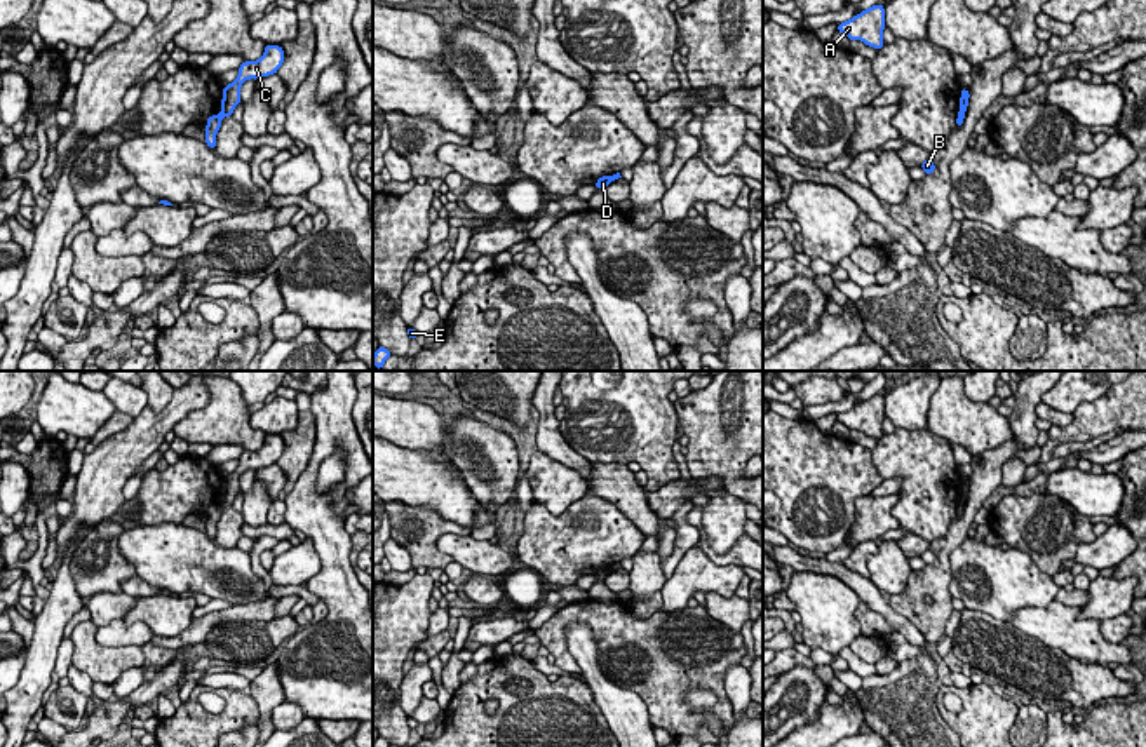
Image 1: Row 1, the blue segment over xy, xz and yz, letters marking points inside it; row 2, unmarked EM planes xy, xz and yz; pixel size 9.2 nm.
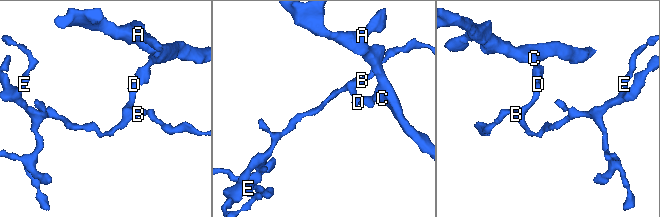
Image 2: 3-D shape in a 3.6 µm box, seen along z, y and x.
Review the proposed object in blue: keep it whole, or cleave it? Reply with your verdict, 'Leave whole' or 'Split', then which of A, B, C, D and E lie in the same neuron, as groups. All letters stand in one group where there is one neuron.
Split. Groups: A C / B D E

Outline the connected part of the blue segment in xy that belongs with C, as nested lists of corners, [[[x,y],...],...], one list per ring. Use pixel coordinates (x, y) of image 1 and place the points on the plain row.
[[[265,435],[265,442],[258,451],[244,451],[239,458],[239,467],[223,477],[221,507],[232,507],[240,489],[240,475],[249,468],[263,468],[275,465],[284,453],[284,441],[280,435]]]

